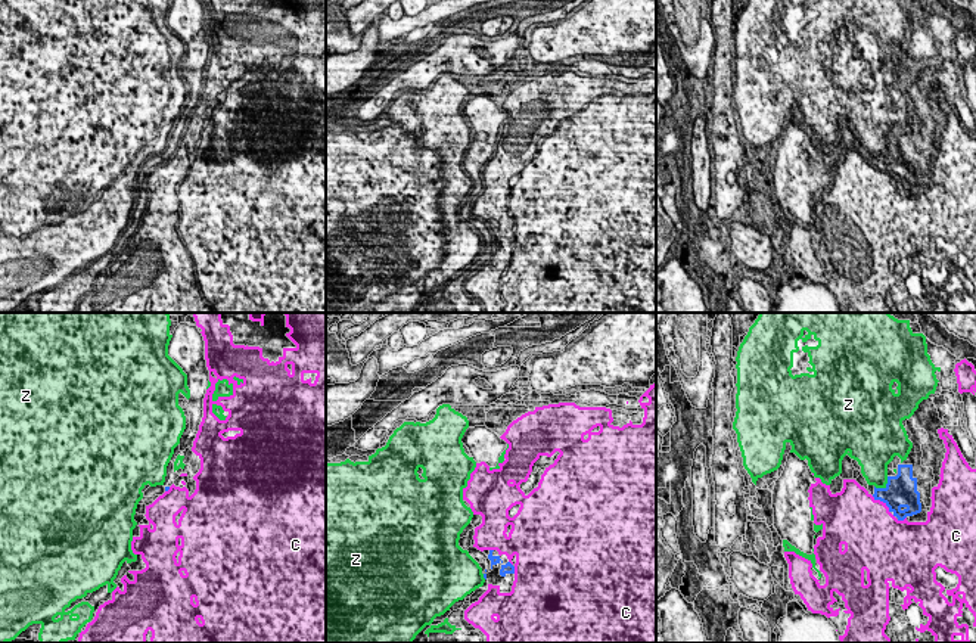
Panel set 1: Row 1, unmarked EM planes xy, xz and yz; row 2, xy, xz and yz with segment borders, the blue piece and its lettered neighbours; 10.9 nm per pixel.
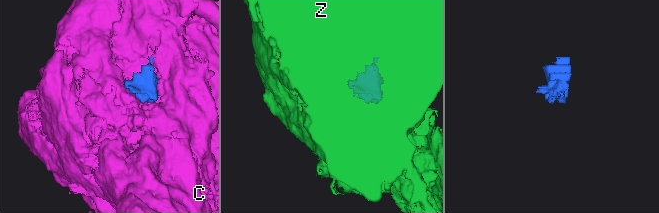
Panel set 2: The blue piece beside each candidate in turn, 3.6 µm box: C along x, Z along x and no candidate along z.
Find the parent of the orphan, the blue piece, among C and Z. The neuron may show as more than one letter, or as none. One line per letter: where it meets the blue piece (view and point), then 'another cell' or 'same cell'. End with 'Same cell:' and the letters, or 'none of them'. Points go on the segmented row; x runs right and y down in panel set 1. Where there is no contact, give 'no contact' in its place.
C: meets blue in yz at (882, 500); same cell
Z: meets blue in yz at (883, 488); another cell
Same cell: C

